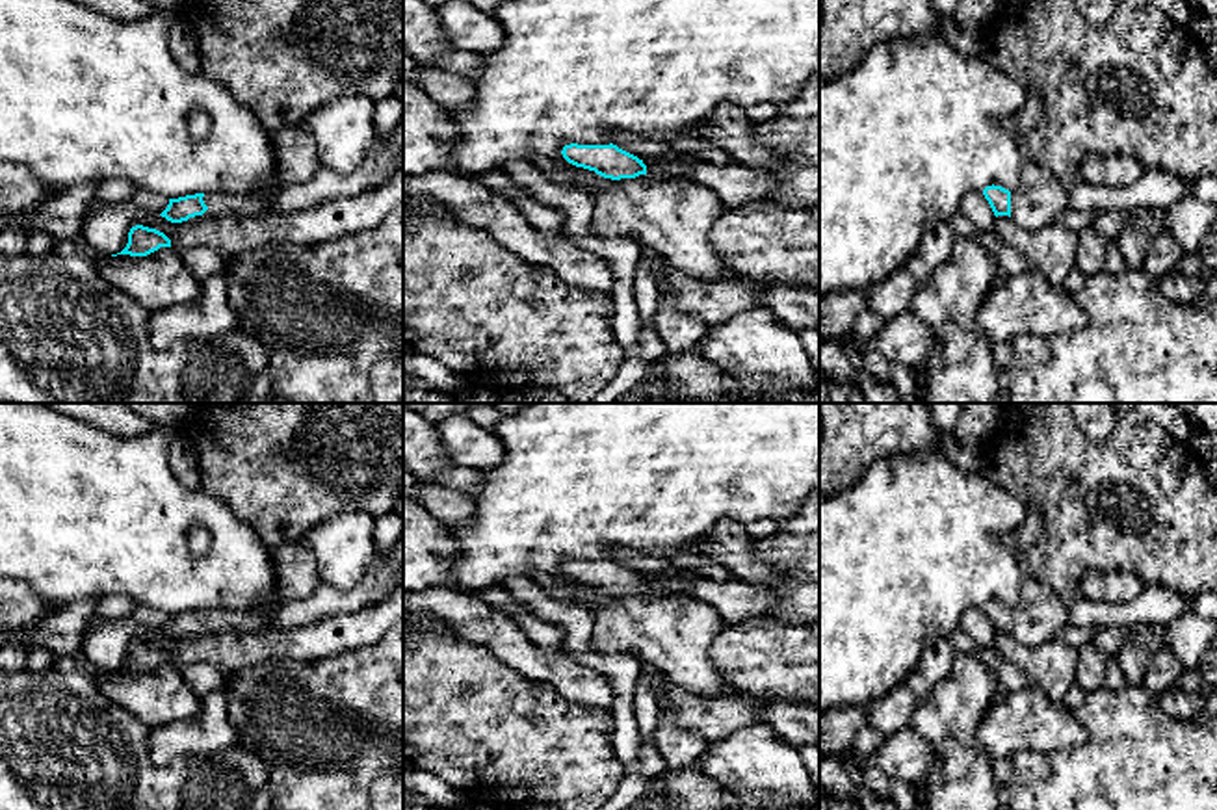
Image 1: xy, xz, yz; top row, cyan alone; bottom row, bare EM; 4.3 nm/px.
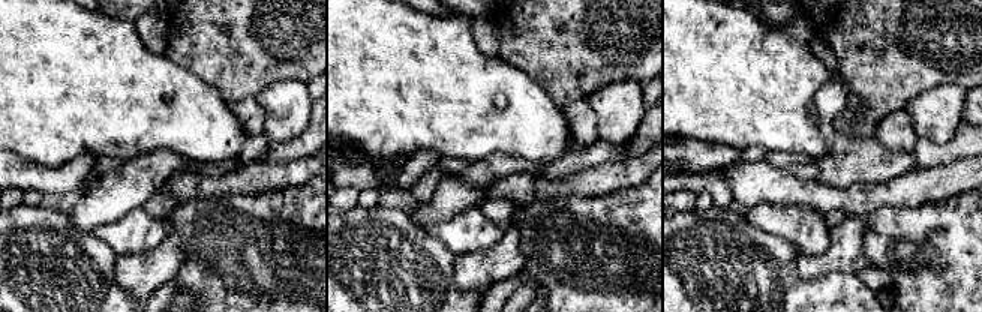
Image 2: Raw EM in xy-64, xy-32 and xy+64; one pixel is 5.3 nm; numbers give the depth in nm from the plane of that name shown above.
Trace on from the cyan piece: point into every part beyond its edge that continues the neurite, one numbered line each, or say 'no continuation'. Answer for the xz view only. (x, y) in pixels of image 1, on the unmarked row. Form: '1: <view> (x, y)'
1: xz (673, 632)

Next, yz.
1: yz (1041, 615)

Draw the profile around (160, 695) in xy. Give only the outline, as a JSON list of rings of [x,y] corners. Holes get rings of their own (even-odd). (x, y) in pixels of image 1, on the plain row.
[[[160,663],[147,673],[95,673],[95,680],[113,704],[132,712],[149,728],[188,721],[204,704],[173,663]]]

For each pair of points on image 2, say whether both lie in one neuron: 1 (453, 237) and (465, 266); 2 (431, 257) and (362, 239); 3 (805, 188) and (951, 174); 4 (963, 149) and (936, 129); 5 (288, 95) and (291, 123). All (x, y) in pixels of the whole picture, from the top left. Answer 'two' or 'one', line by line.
1: two
2: one
3: one
4: two
5: one

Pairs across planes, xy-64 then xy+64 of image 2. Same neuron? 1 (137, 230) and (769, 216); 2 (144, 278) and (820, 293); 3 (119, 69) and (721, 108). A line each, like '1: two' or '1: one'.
1: one
2: two
3: one

